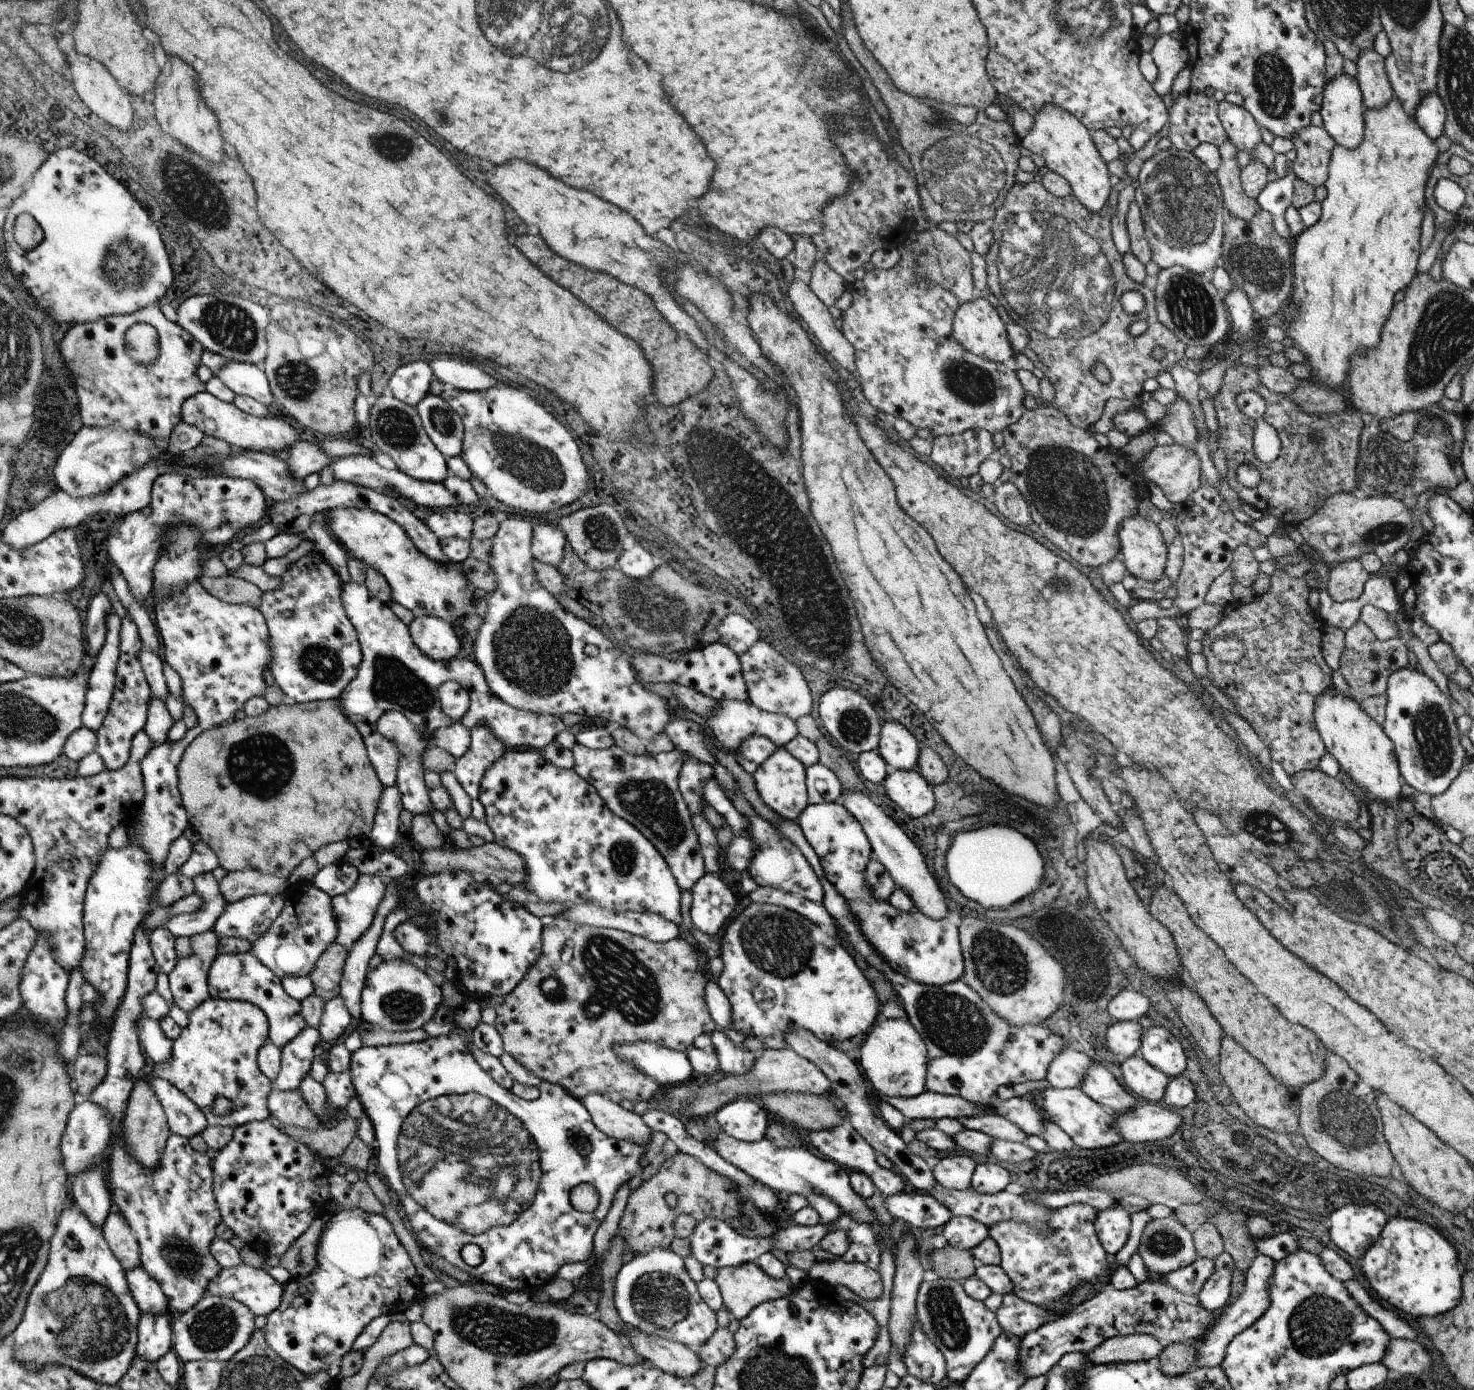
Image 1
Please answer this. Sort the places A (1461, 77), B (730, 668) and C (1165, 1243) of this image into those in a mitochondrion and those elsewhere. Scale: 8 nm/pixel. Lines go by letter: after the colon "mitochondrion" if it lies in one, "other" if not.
A: mitochondrion
B: other
C: mitochondrion

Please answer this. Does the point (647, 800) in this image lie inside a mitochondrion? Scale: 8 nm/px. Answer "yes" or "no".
yes

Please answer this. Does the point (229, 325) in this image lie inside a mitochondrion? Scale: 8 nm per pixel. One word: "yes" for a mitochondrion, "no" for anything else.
yes

